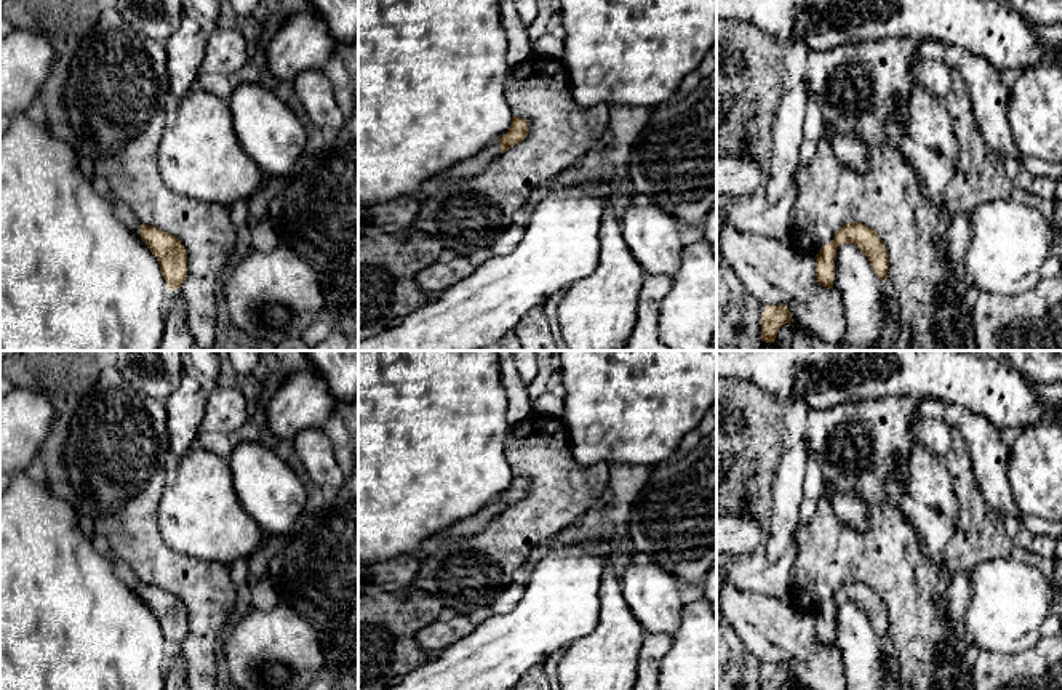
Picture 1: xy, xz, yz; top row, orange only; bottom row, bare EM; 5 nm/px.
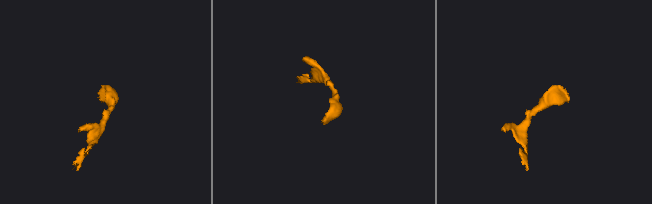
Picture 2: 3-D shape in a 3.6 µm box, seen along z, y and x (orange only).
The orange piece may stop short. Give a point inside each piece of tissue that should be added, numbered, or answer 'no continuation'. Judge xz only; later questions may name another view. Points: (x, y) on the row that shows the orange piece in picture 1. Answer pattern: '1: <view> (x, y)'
1: xz (472, 167)

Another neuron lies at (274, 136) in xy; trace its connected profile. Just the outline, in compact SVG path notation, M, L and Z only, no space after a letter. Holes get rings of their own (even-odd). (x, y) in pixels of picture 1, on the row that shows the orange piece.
M240 83L229 98L234 130L240 146L264 173L267 184L288 178L312 146L312 130L273 91L256 83Z

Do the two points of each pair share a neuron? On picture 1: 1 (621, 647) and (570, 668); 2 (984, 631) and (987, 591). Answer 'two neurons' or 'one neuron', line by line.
1: one neuron
2: one neuron

